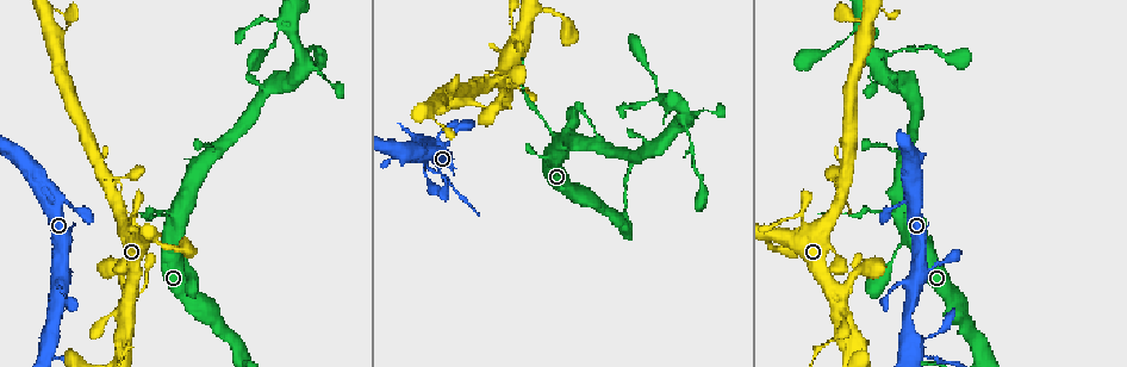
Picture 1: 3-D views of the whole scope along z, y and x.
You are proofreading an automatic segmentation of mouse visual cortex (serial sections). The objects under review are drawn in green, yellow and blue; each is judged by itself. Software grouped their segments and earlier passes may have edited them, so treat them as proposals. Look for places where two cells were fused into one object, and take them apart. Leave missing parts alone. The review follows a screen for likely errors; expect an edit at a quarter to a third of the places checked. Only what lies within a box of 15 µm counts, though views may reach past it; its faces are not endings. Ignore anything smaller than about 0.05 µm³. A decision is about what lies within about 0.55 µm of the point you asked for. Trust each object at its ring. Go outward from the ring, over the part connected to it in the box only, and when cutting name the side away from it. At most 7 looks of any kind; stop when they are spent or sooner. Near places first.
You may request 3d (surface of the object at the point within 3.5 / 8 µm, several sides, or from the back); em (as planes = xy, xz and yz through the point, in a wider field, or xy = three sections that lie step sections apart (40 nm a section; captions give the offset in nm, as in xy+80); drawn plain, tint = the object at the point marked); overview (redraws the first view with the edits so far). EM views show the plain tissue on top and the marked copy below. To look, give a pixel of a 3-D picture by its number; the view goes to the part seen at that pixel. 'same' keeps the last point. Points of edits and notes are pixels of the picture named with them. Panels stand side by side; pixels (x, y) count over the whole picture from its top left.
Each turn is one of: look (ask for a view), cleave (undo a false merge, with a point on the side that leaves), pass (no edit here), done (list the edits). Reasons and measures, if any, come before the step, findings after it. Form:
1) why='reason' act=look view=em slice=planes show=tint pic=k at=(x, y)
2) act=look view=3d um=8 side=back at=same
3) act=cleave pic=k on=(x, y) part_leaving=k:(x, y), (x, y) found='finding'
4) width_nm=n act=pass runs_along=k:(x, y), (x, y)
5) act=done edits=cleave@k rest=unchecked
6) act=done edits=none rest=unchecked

why='a narrow waist' act=look view=3d um=3.5 pic=1 at=(547, 123)

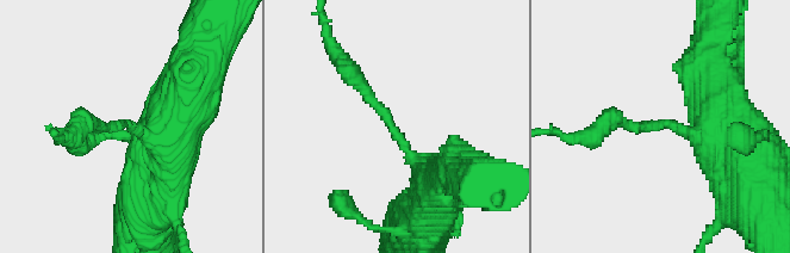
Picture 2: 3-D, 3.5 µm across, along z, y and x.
arm_widths_nm=150,450 act=look view=em slice=xy step=1 show=tint pic=2 at=(122, 126)

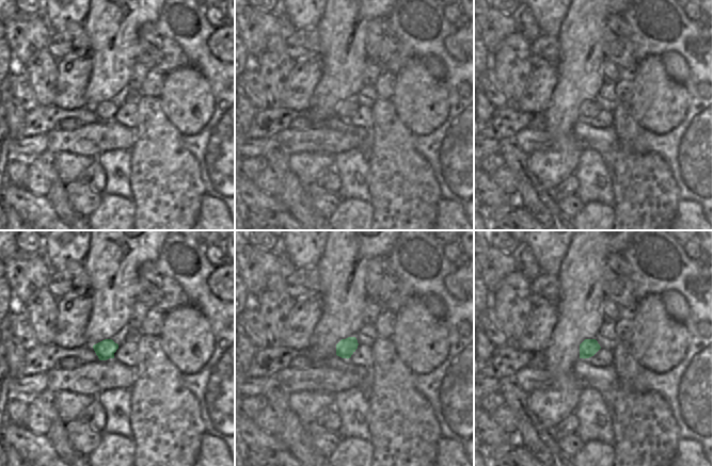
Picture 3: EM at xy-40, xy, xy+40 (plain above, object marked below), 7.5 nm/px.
act=cleave pic=2 on=(627, 124) part_leaving=2:(661, 125), (607, 122), (570, 136) found='a second cell is stuck on'

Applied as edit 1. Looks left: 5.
why='narrows sharply' act=look view=3d um=3.5 pic=1 at=(431, 168)

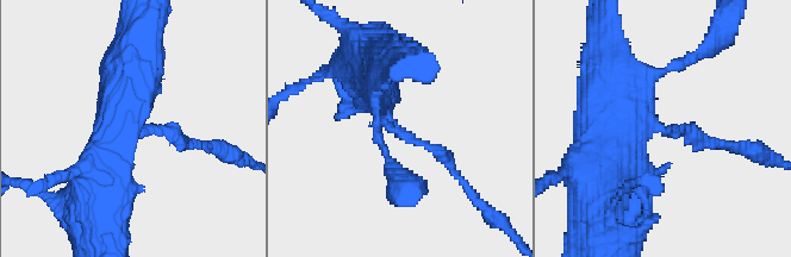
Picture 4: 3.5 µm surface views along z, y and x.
arm_widths_nm=200,350 why='shape alone is not enough' act=look view=em slice=xy step=1 show=tint pic=4 at=(672, 132)

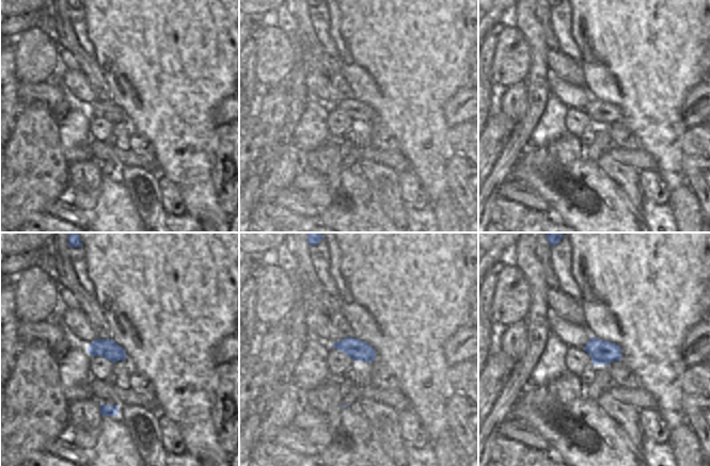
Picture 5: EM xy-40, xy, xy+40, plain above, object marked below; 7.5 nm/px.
act=cleave pic=4 on=(162, 130) part_leaving=4:(390, 126), (448, 160), (473, 199) found='two cells meet here'

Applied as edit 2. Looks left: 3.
why='thin arm on a thick one' act=look view=3d um=8 pic=1 at=(126, 337)

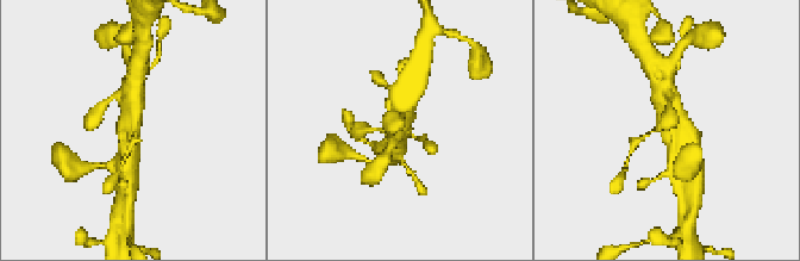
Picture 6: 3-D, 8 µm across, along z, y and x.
act=look view=3d um=3.5 pic=6 at=(132, 127)

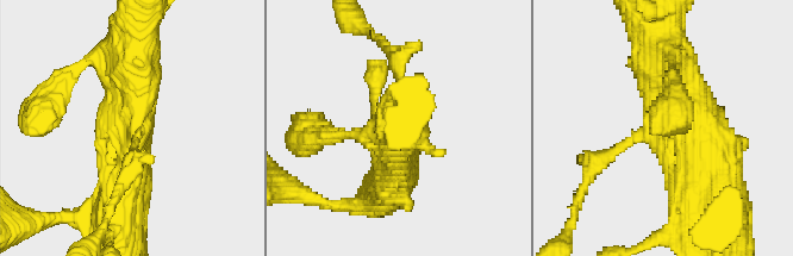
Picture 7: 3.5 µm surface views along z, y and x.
arms=3 arm_widths_nm=150,450,600 why='shape alone is not enough' act=look view=em slice=planes show=tint pic=7 at=(135, 130)

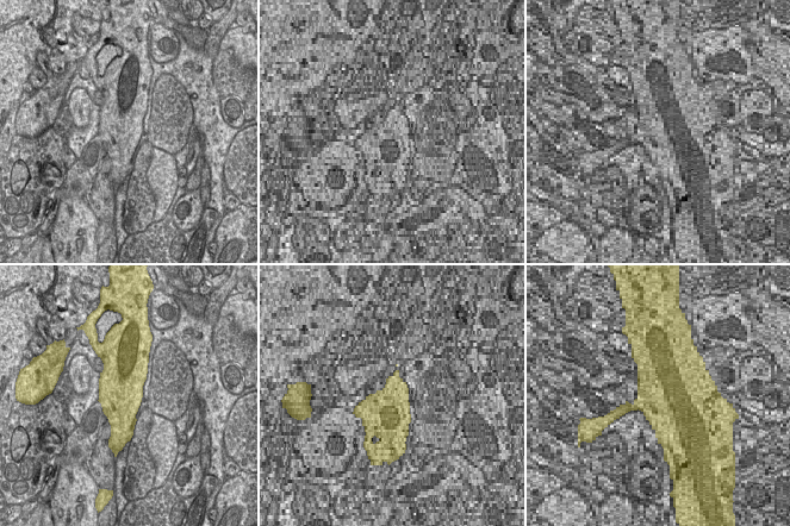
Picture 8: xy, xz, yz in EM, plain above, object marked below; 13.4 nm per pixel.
width_nm=600 act=pass runs_along=7:(648, 41), (715, 180) found='all the same cell'

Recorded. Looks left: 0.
act=done edits=cleave@2,cleave@4 rest=unchecked

